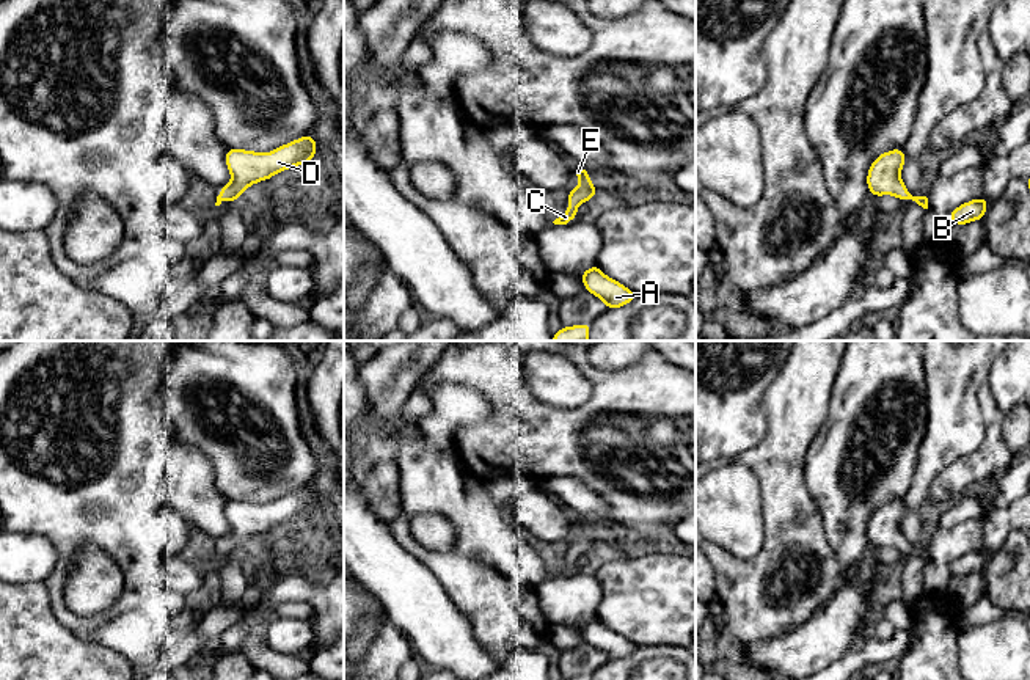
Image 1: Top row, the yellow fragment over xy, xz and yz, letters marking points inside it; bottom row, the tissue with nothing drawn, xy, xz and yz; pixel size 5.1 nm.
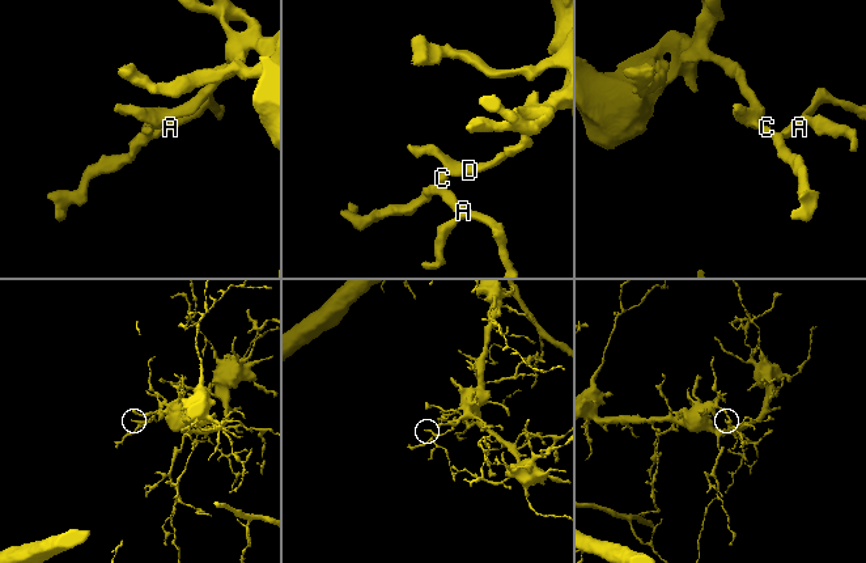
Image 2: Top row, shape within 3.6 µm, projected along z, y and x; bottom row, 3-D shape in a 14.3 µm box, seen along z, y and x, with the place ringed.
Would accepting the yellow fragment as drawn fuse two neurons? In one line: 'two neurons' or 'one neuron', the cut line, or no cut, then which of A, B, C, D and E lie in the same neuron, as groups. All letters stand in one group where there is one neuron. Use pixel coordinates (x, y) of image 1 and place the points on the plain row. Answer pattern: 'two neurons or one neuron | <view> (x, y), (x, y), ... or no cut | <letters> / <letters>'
one neuron | no cut | A B C D E

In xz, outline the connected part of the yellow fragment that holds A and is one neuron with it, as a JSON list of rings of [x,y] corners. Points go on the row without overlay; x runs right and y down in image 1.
[[[597,616],[579,627],[579,631],[587,644],[606,655],[606,663],[625,658],[636,650],[636,644],[606,628]]]

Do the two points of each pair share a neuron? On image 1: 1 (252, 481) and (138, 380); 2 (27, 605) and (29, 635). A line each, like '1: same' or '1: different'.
1: different
2: same

